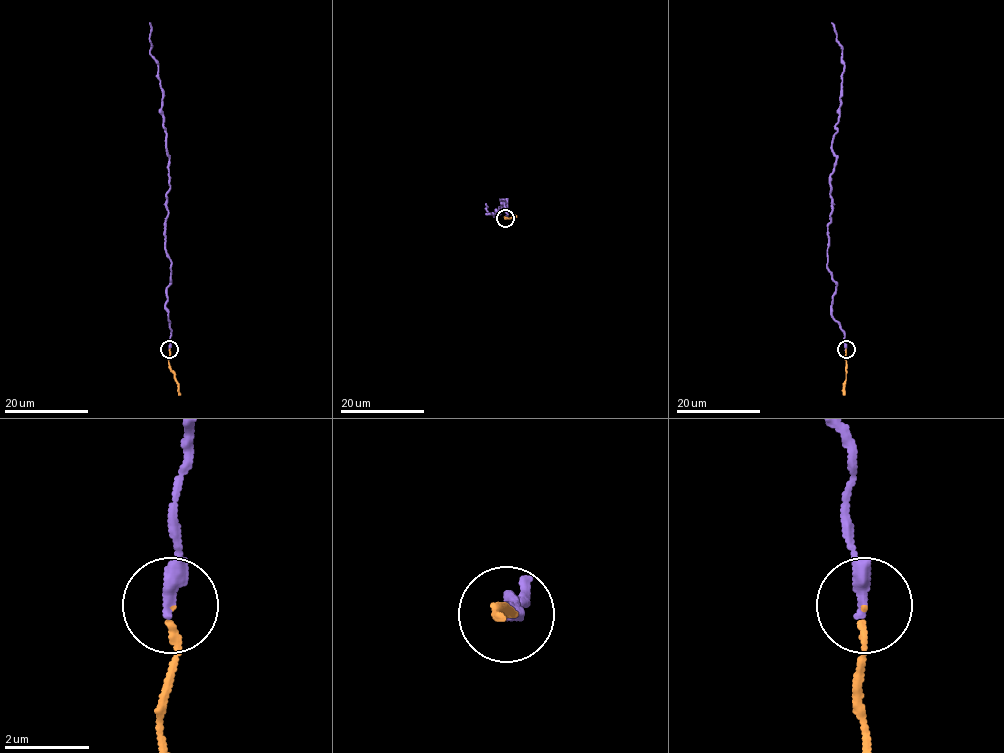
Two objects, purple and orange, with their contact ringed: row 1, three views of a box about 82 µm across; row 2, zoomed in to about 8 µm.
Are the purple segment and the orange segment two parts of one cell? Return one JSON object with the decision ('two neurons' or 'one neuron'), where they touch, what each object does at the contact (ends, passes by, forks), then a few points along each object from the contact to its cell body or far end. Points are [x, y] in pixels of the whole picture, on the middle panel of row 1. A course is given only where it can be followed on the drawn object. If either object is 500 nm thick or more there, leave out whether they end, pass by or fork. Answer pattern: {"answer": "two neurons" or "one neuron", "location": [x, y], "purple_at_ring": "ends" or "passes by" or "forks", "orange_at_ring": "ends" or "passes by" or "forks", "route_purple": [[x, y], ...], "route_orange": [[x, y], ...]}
{"answer": "one neuron", "location": [505, 218], "purple_at_ring": "ends", "orange_at_ring": "ends", "route_purple": [[505, 218], [501, 203], [505, 209], [507, 199], [493, 216], [485, 203]], "route_orange": [[505, 218], [517, 217]]}

